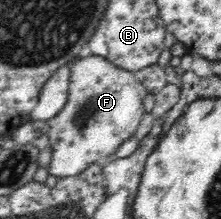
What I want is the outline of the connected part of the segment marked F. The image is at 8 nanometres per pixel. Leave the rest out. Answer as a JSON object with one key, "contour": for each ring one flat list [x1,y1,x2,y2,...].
{"contour":[[91,55,69,65,71,77,67,103,59,115,49,119,49,146,52,158,49,174,57,179,79,175,89,164,113,155,137,131,143,119,143,99,148,94,135,72,117,67,105,56]]}

